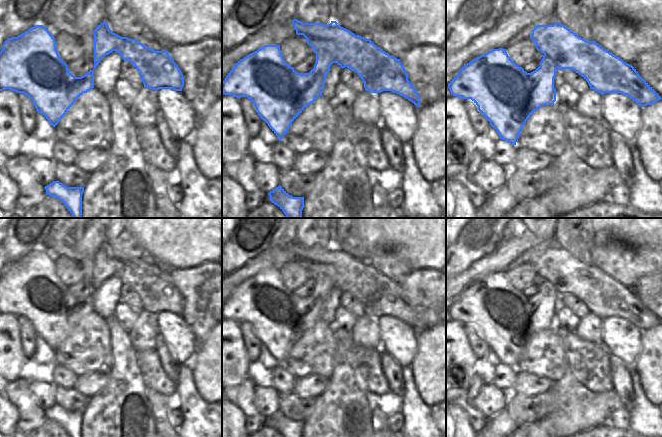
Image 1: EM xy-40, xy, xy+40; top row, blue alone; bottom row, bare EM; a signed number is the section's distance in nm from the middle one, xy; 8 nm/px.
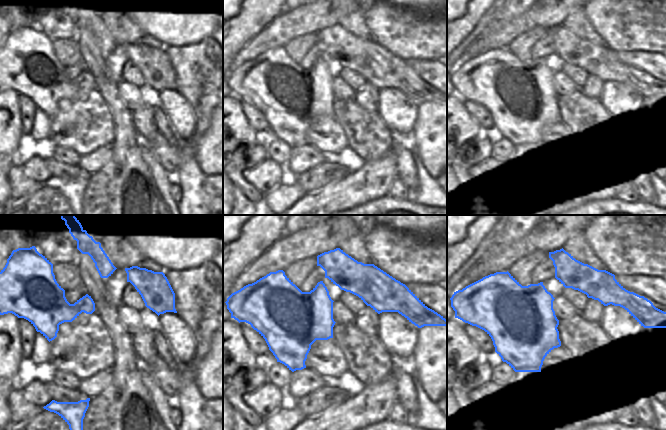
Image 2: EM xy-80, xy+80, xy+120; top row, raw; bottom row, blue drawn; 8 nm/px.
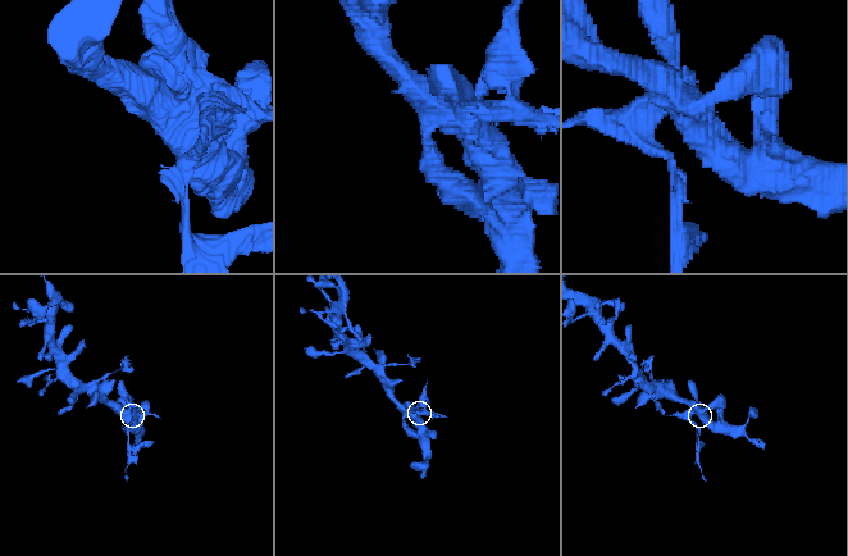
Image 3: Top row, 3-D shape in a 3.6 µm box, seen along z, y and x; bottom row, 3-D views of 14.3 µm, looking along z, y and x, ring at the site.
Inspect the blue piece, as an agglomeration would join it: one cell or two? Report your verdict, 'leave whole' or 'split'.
split

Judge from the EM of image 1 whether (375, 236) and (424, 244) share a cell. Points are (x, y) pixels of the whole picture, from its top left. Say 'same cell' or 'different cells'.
same cell

